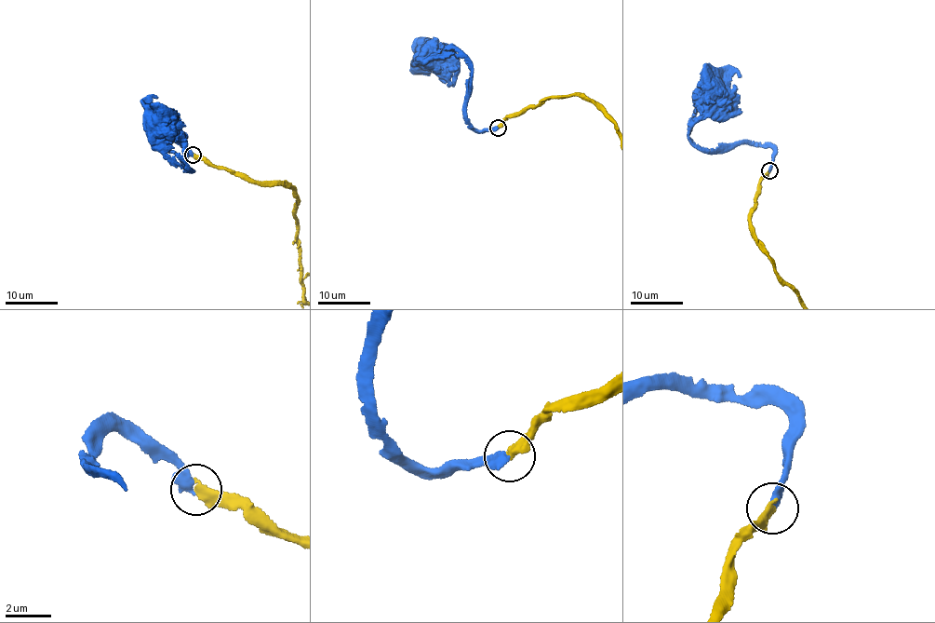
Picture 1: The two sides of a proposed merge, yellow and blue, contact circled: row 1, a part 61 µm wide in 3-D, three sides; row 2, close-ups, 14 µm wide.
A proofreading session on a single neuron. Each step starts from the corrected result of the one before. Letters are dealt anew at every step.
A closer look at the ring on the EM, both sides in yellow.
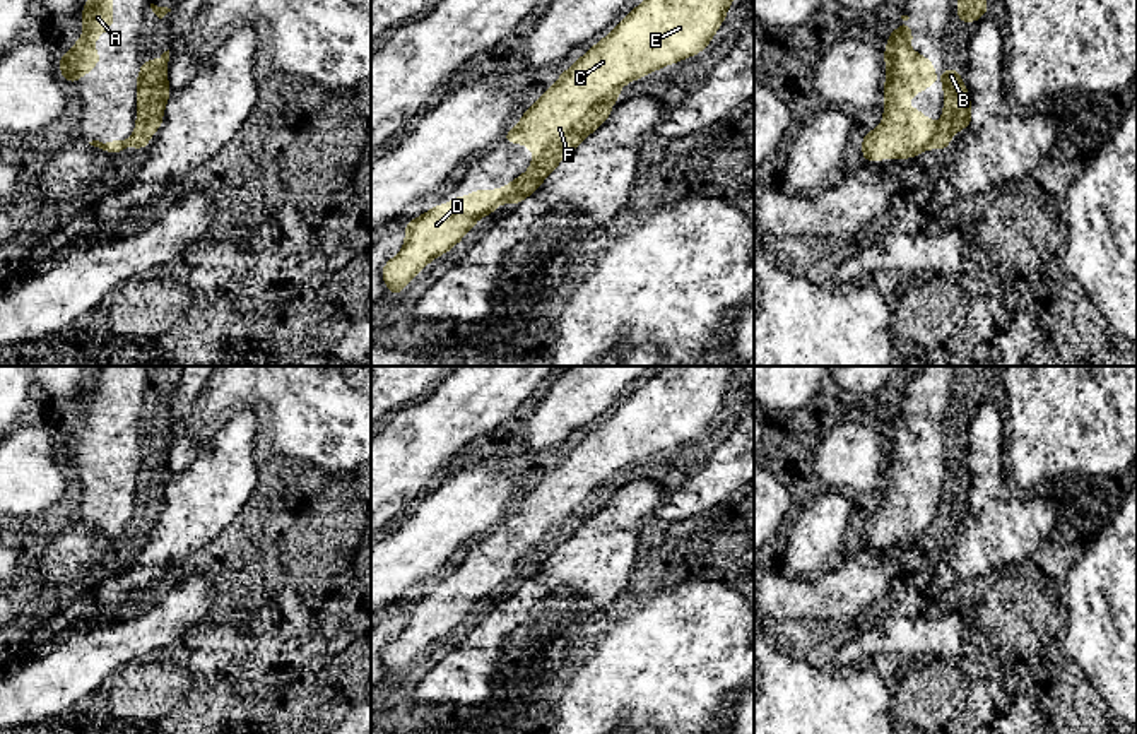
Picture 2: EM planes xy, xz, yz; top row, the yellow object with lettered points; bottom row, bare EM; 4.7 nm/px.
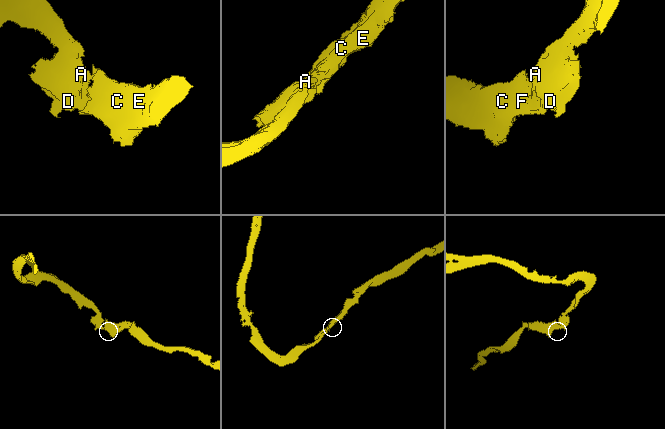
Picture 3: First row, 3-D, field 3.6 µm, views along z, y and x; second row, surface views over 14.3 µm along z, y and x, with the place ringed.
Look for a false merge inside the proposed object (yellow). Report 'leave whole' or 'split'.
leave whole

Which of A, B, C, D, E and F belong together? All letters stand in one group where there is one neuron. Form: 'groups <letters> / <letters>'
groups A B C D E F

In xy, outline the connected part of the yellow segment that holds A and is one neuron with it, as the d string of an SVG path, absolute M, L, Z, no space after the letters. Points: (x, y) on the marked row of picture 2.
M87 0L79 17L84 22L80 39L60 56L60 72L67 82L77 86L80 75L89 75L91 68L103 60L92 43L113 27L113 0Z

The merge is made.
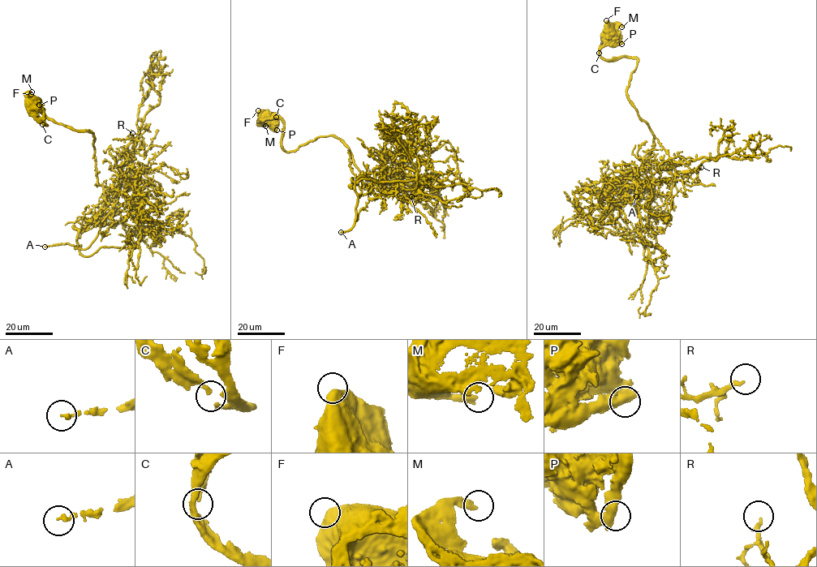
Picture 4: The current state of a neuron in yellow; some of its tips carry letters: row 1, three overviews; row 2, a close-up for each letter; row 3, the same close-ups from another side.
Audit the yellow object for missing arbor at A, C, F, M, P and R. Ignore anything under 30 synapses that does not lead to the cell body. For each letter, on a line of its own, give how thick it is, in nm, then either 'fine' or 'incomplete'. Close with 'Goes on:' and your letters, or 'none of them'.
A: calibre 180 nm; incomplete
C: calibre 140 nm; fine
F: calibre 750 nm; fine
M: calibre 320 nm; fine
P: calibre 400 nm; fine
R: calibre 140 nm; incomplete
Goes on: A, R

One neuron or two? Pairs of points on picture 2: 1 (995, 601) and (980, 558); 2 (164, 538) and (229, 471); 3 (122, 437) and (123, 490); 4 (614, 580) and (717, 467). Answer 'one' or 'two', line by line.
1: two
2: one
3: one
4: two

